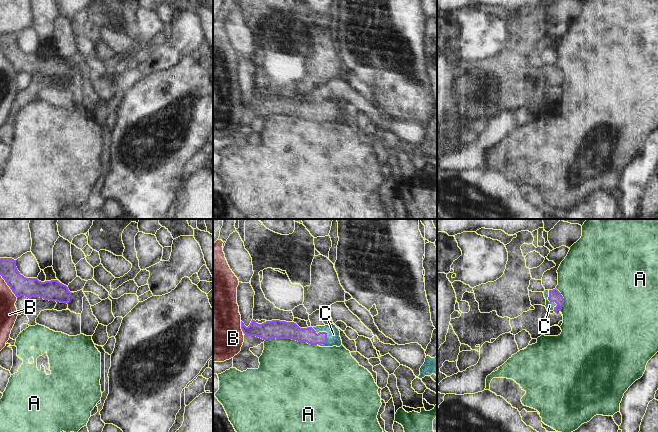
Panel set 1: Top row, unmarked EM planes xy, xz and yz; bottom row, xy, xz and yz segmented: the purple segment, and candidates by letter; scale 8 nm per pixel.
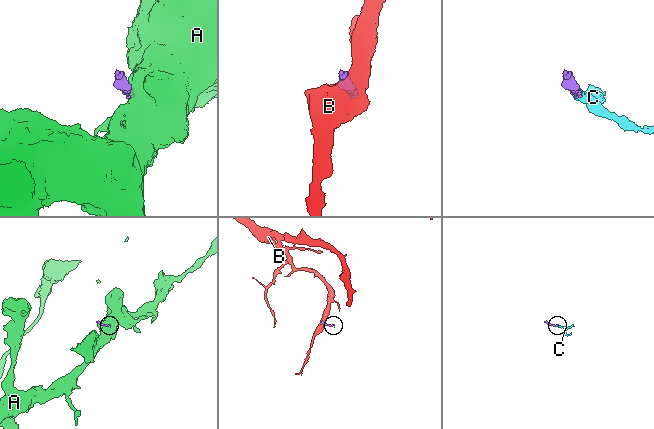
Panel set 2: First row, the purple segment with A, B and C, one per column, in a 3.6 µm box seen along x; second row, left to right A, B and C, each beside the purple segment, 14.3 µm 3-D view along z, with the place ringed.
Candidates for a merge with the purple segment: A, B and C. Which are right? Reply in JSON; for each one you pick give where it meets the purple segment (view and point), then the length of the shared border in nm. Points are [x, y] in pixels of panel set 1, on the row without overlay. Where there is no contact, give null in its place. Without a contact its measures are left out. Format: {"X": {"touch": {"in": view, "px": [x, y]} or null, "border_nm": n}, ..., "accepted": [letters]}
{"C": {"touch": {"in": "xz", "px": [325, 108]}, "border_nm": 190}, "accepted": ["C"]}

